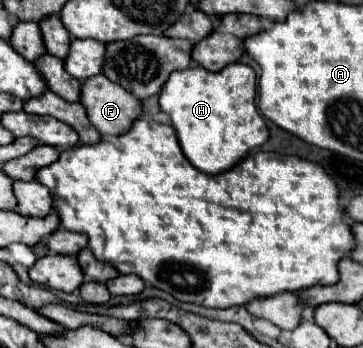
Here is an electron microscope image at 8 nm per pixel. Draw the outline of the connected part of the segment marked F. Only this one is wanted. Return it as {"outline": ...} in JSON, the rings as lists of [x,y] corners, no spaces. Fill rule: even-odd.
{"outline":[[[94,75],[80,85],[80,103],[86,109],[90,123],[104,135],[116,137],[126,133],[134,119],[140,117],[140,101],[108,81],[104,75]]]}

